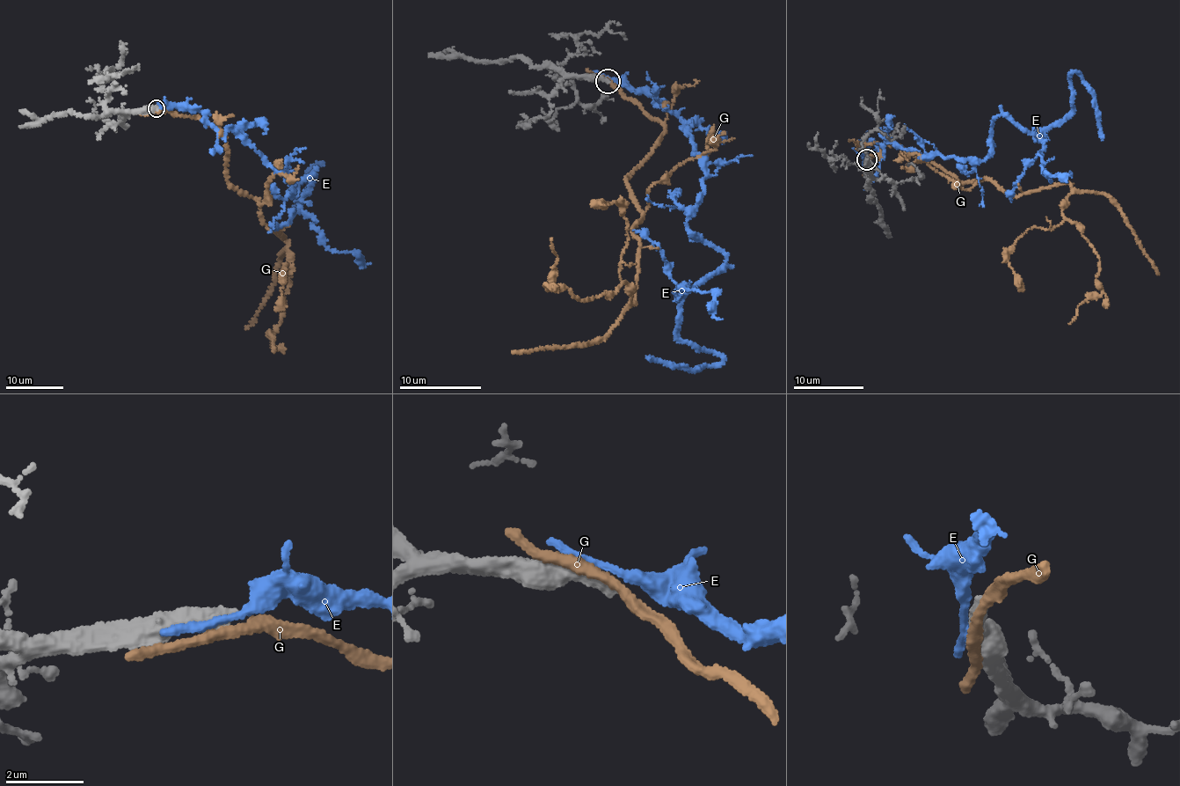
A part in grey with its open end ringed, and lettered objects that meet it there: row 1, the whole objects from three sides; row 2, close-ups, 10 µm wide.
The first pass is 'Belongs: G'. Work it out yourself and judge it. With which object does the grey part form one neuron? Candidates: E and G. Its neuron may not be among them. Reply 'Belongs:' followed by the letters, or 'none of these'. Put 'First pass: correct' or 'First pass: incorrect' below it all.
Belongs: none of these
First pass: incorrect

